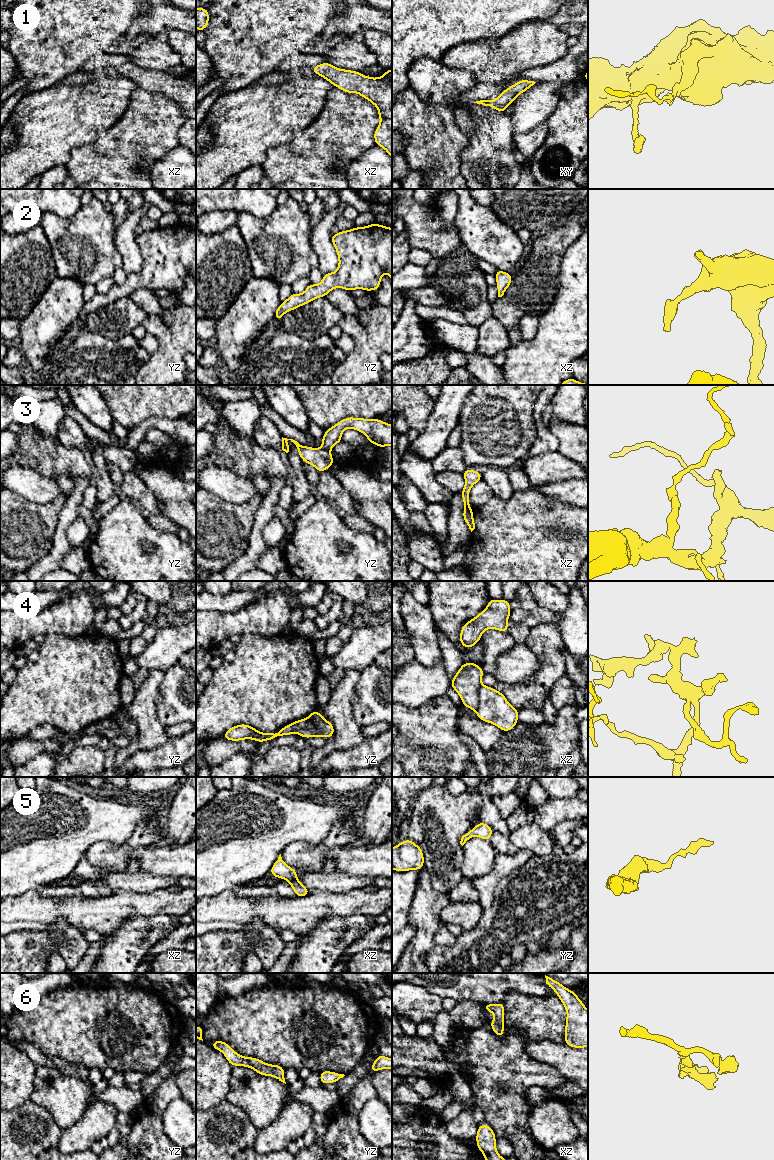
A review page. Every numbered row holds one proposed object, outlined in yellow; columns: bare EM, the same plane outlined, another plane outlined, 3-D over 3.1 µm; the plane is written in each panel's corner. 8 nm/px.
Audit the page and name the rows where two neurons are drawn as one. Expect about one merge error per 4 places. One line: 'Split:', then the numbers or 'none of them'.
Split: 3, 4

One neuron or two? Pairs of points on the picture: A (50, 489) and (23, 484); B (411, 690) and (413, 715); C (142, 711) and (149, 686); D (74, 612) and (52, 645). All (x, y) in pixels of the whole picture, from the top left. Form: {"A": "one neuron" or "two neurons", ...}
{"A": "one neuron", "B": "two neurons", "C": "one neuron", "D": "two neurons"}

